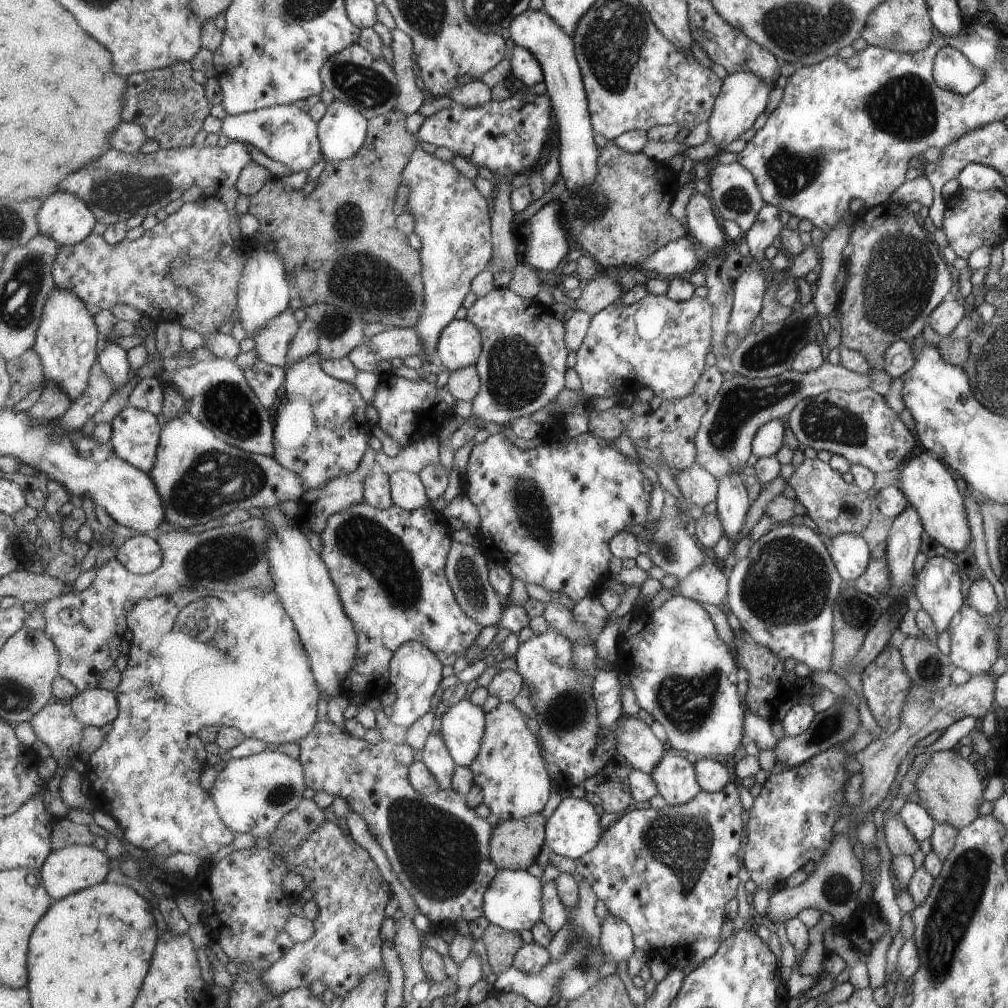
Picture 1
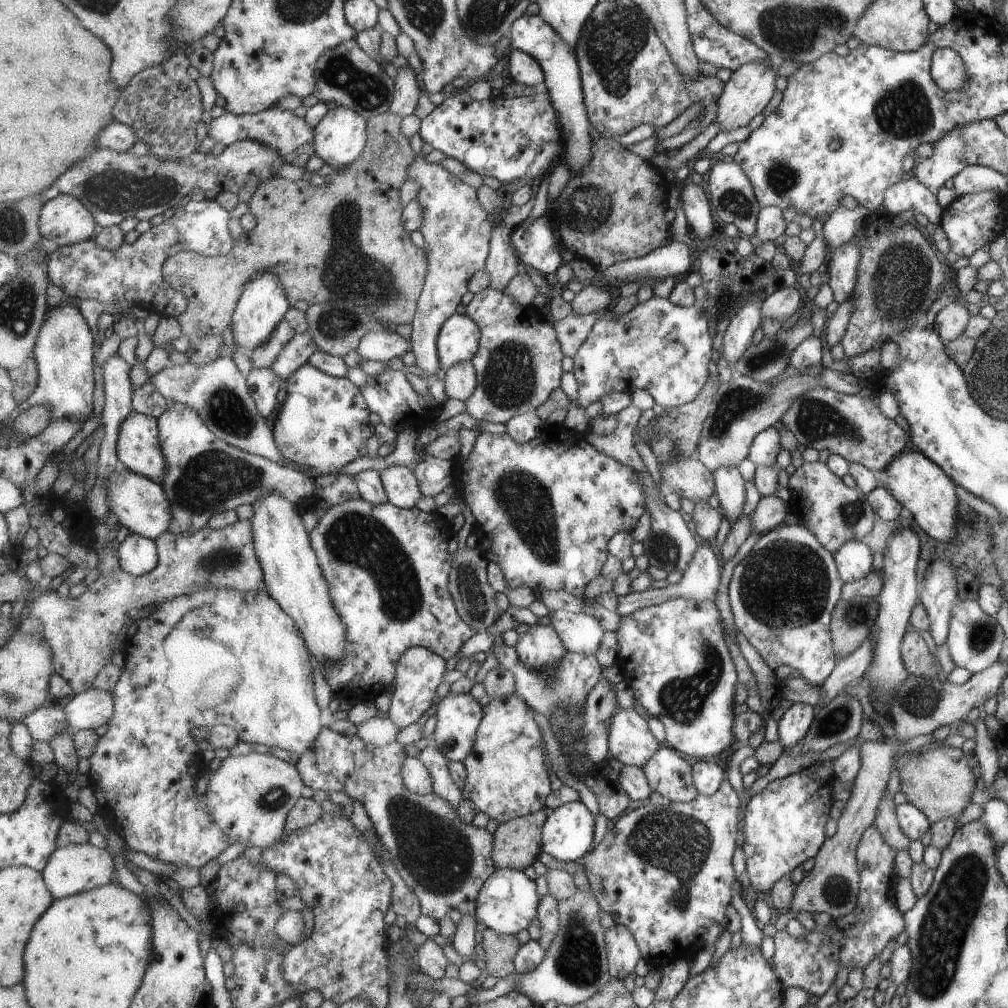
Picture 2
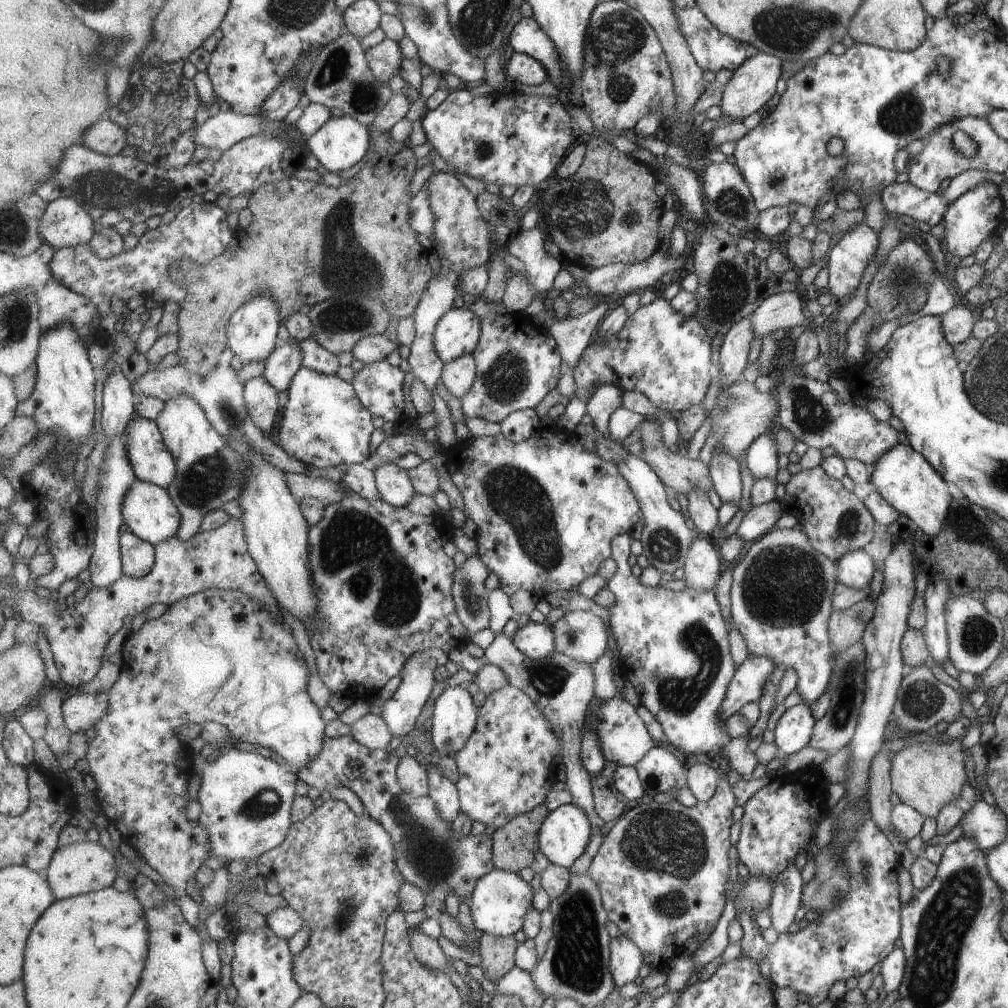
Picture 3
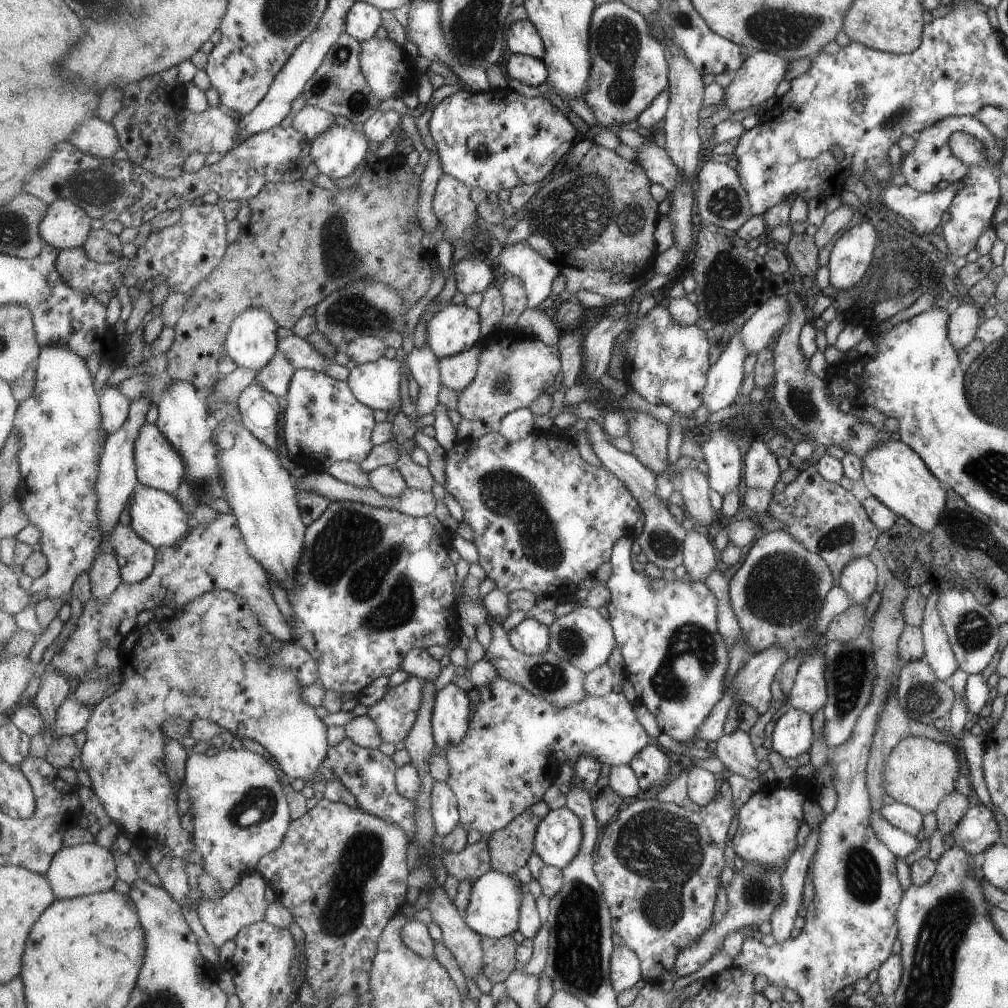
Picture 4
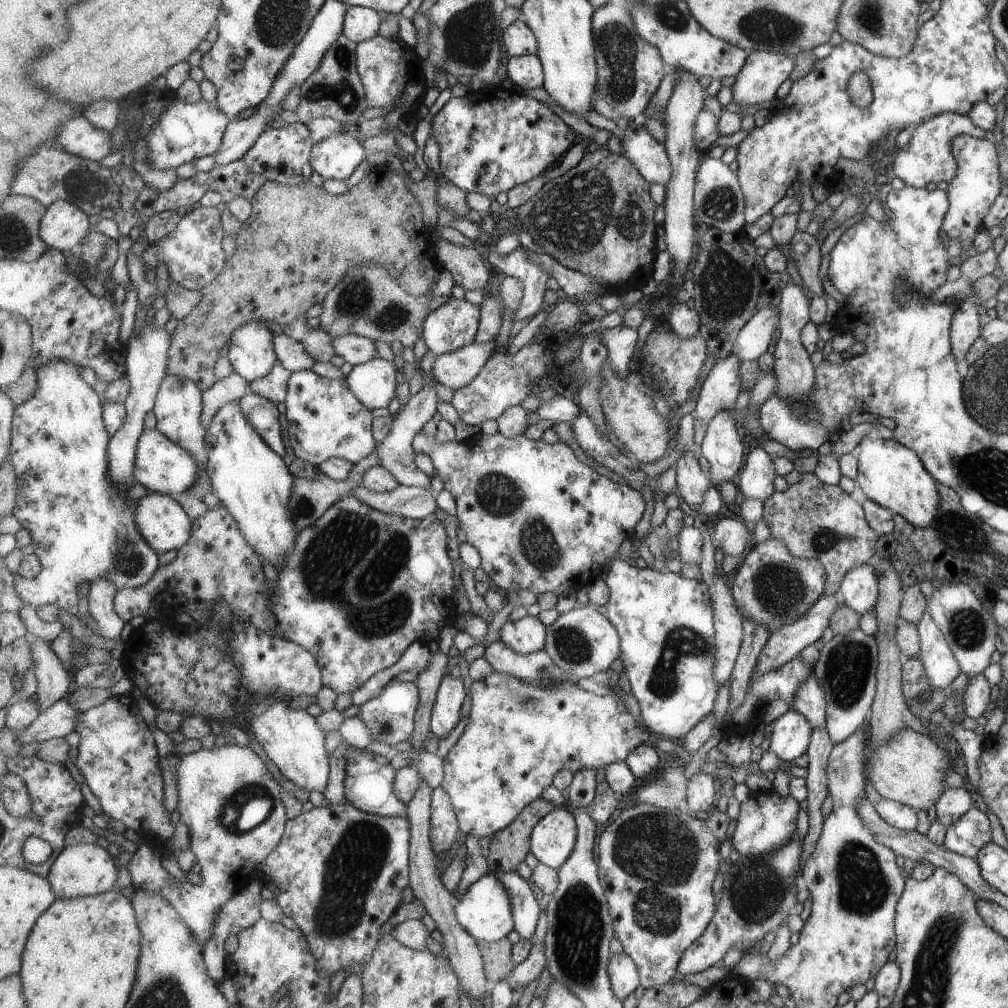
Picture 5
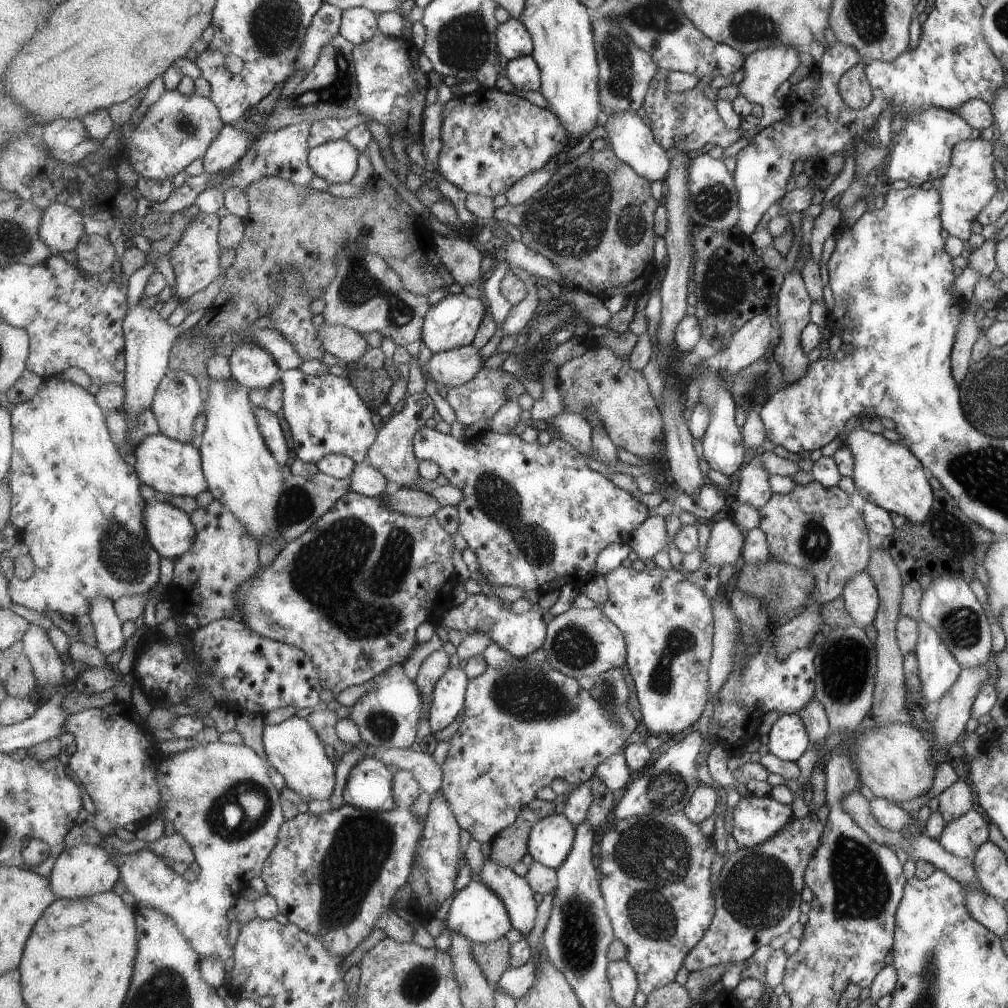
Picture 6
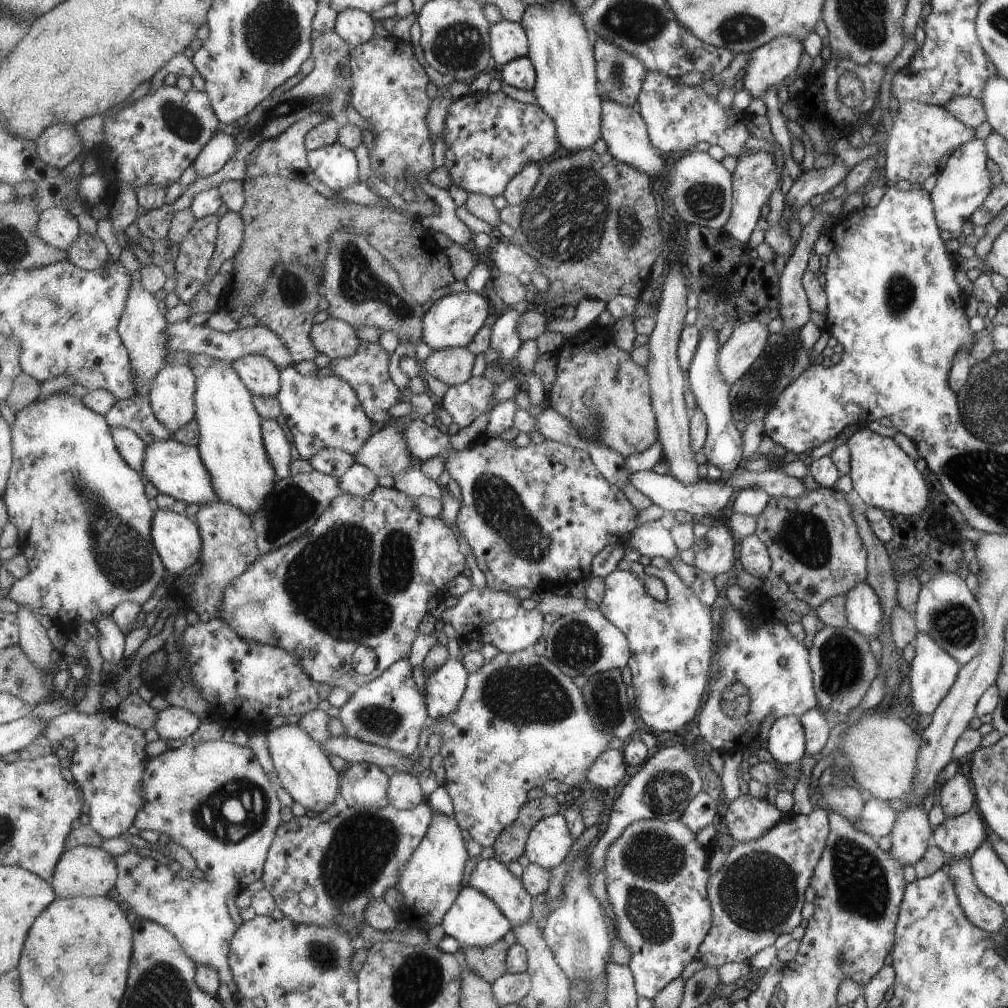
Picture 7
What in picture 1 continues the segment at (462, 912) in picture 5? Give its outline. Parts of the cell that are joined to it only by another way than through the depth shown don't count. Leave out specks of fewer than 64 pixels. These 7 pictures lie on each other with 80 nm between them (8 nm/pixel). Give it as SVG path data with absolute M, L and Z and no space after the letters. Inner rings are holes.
M500 869L494 883L487 888L483 904L483 915L490 924L495 924L509 932L532 931L535 924L542 921L543 890L541 878L535 878L526 869Z

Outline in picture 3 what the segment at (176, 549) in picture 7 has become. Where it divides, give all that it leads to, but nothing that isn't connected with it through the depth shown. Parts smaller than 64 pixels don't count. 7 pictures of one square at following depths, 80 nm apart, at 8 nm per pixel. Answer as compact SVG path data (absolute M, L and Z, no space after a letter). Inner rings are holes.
M139 478L135 479L125 495L123 504L122 513L129 530L155 546L159 546L164 540L177 535L179 527L182 526L182 514L179 512L178 506L174 503L170 492L158 484Z

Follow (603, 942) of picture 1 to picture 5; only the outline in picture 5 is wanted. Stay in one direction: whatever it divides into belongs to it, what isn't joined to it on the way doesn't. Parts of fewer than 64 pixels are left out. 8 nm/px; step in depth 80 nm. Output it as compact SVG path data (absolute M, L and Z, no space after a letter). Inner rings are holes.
M625 950L615 953L610 959L608 968L614 993L621 1000L625 1000L631 992L637 990L640 984L640 974L637 963Z

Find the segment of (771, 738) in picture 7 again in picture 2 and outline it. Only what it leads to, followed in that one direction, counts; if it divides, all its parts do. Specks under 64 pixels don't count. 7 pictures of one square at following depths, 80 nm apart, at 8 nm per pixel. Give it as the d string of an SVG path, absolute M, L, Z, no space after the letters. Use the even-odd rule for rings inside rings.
M805 703L793 704L787 708L777 724L778 740L783 748L788 749L803 739L814 722L815 708Z

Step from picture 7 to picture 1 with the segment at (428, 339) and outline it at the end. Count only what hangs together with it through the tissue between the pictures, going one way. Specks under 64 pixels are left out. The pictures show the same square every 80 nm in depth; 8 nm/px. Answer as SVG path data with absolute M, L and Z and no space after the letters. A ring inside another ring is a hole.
M467 318L455 319L443 330L438 356L448 371L455 372L475 365L482 356L483 346L481 328Z

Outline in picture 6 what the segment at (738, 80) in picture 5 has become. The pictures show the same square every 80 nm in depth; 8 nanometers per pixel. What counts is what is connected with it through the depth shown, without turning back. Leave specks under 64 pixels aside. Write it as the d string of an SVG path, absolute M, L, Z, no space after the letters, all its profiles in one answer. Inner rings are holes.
M779 43L769 48L753 51L750 55L745 55L745 62L742 64L743 77L737 85L738 94L741 94L751 105L759 104L762 108L762 118L759 120L758 125L743 131L741 138L749 140L768 124L786 116L786 112L783 110L783 102L776 99L773 94L775 94L777 86L784 80L787 80L795 68L797 68L798 51L792 46Z

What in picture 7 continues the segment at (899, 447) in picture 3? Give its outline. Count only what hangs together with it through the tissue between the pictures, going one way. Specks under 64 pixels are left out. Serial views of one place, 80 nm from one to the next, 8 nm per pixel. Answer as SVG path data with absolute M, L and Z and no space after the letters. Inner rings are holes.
M858 428L847 440L850 454L849 478L852 488L868 507L890 510L895 514L919 516L929 502L929 493L923 475L892 438L883 438L867 428Z

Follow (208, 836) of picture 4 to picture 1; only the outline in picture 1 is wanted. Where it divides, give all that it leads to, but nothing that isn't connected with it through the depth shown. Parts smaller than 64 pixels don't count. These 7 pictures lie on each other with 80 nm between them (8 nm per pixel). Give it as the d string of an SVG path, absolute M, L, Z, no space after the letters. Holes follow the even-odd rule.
M265 750L247 758L229 760L227 766L219 772L210 794L217 804L222 820L231 831L251 833L257 840L268 838L281 826L283 819L292 814L304 801L303 792L307 788L305 770L296 752L283 754L283 752Z

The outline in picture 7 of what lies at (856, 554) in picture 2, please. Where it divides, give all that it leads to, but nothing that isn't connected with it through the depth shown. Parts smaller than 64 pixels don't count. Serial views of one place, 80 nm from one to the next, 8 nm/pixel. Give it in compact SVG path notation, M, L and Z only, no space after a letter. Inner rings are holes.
M866 581L847 591L844 599L846 626L851 627L867 640L879 637L883 628L879 598Z

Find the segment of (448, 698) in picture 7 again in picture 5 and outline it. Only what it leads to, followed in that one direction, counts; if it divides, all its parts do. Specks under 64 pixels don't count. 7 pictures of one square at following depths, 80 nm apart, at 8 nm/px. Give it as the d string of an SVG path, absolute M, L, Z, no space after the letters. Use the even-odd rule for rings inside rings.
M444 677L432 712L432 732L439 739L447 738L461 722L461 708L467 698L467 688L461 680Z

